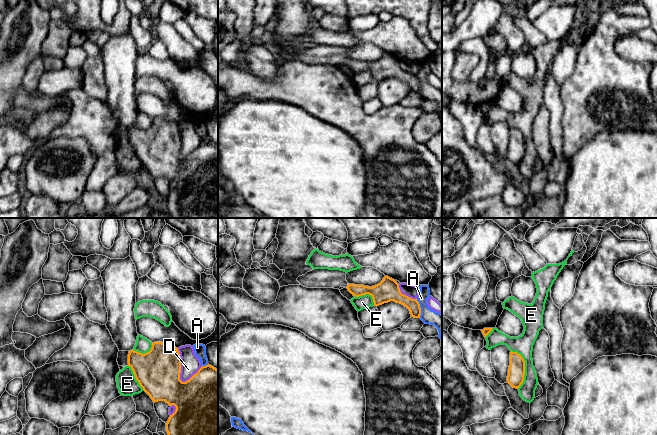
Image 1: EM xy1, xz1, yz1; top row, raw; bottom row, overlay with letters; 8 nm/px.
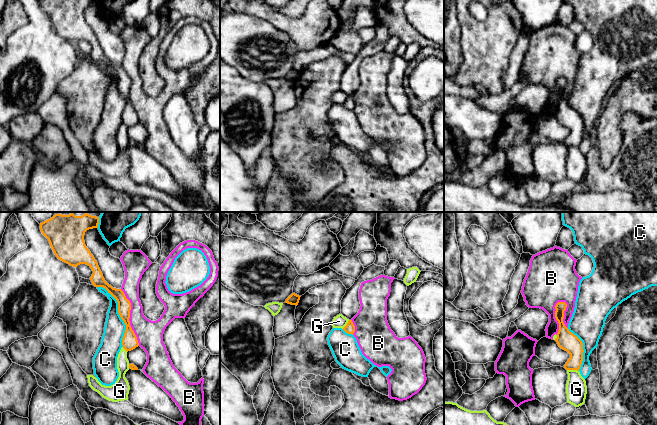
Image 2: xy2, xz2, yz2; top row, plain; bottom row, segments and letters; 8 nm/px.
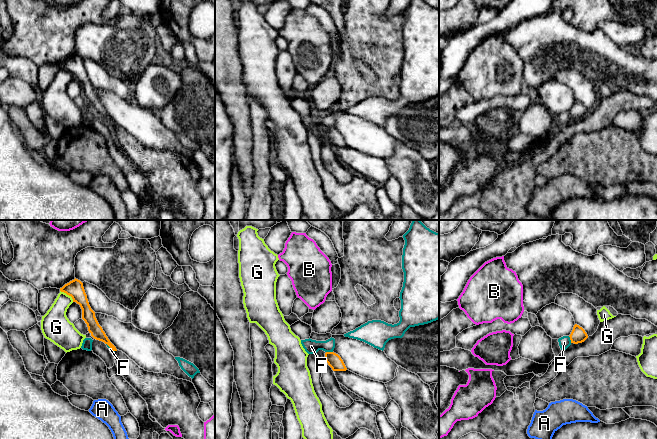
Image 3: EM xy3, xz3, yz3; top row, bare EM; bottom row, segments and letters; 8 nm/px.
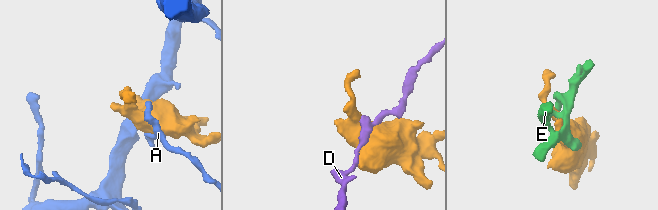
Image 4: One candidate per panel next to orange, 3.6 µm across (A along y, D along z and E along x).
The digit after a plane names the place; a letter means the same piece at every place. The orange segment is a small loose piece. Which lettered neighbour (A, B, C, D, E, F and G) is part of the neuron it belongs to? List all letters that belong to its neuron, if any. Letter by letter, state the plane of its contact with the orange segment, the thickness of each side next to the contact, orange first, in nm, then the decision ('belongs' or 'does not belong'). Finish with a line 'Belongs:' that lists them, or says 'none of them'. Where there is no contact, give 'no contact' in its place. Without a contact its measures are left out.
A: meets orange in xz1; 120 nm thick on the orange side, 130 nm on the other; does not belong
B: meets orange in yz2; 160 nm thick on the orange side, 340 nm on the other; does not belong
C: meets orange in xy2; 120 nm thick on the orange side, 180 nm on the other; does not belong
D: meets orange in xy1; 360 nm thick on the orange side, 160 nm on the other; does not belong
E: meets orange in yz1; 140 nm thick on the orange side, 160 nm on the other; does not belong
F: meets orange in xz3; 110 nm thick on the orange side, 110 nm on the other; does not belong
G: meets orange in xy3; 140 nm thick on the orange side, 200 nm on the other; does not belong
Belongs: none of them

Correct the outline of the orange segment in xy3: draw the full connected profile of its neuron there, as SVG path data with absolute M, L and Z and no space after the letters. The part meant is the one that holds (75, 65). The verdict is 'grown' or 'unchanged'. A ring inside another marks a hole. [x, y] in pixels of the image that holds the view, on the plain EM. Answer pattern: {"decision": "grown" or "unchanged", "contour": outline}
{"decision": "unchanged", "contour": "M75 54L74 56L70 57L69 59L65 60L62 64L60 64L60 67L71 72L73 78L76 78L80 81L82 85L82 95L87 100L88 107L91 110L91 112L94 115L107 120L113 127L117 127L116 123L110 118L102 103L99 101L95 93L95 88L91 85L89 81L87 71L83 63L83 59Z"}

